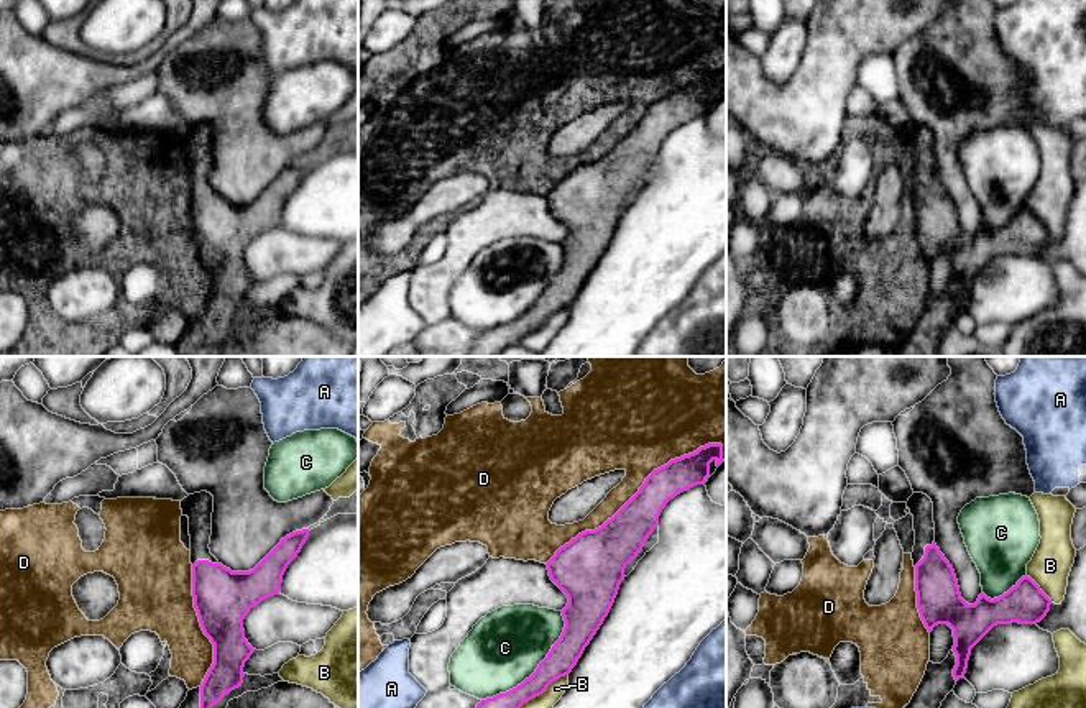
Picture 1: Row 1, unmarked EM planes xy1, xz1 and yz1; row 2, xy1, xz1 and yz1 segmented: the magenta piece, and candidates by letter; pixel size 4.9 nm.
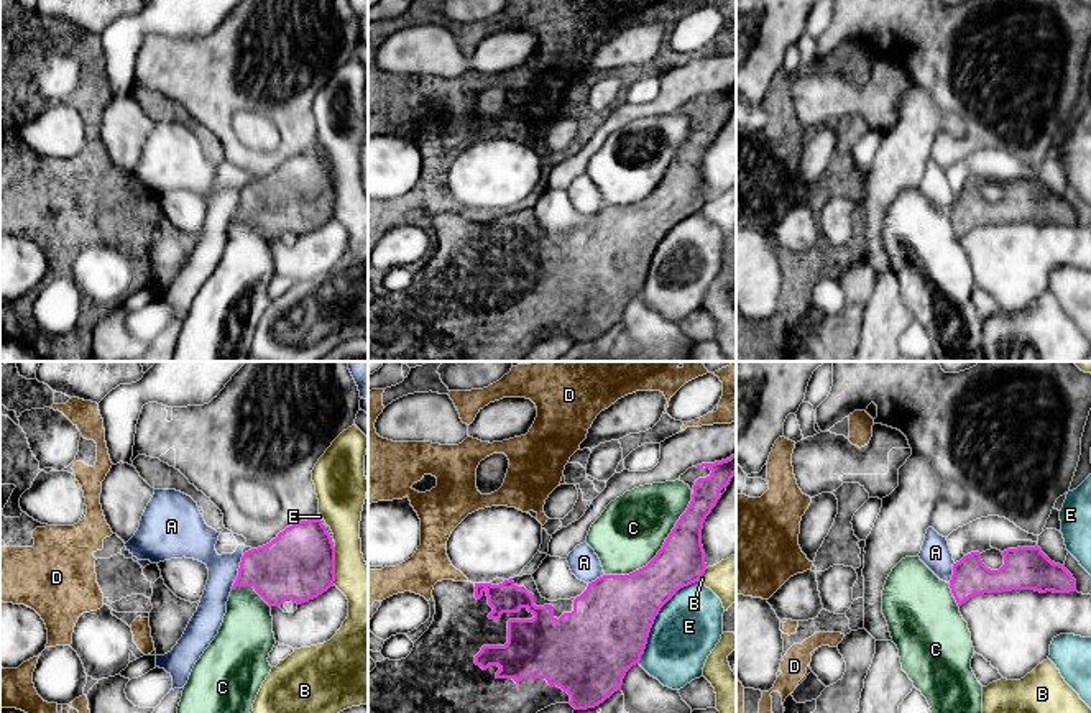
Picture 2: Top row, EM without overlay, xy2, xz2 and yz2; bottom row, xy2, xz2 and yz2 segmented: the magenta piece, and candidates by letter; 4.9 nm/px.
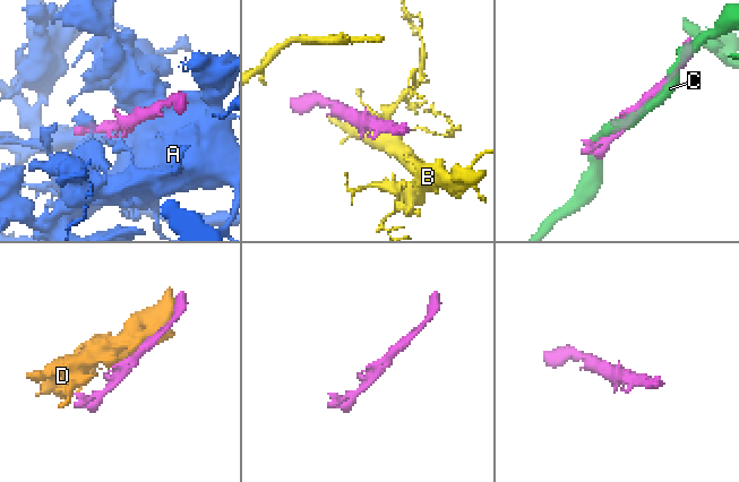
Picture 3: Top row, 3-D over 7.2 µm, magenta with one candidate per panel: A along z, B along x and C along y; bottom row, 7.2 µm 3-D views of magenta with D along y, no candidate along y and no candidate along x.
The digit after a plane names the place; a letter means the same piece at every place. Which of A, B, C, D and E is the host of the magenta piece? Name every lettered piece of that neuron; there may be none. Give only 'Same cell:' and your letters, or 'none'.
Same cell: none

